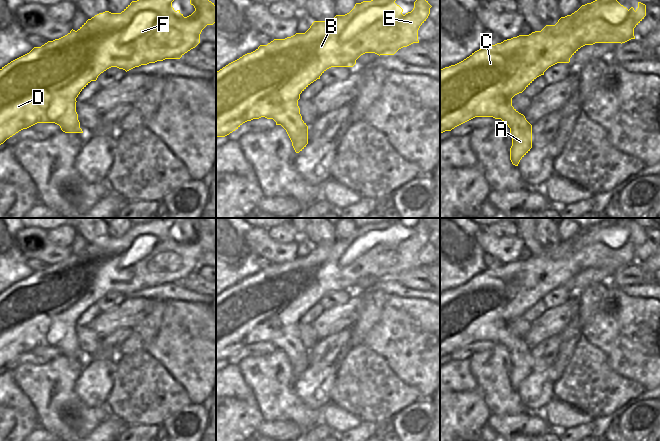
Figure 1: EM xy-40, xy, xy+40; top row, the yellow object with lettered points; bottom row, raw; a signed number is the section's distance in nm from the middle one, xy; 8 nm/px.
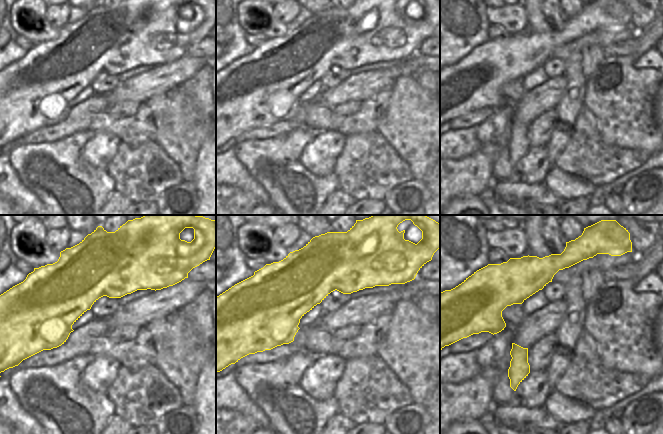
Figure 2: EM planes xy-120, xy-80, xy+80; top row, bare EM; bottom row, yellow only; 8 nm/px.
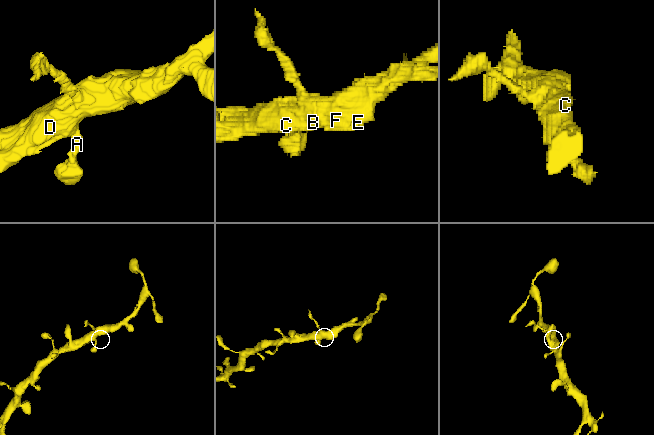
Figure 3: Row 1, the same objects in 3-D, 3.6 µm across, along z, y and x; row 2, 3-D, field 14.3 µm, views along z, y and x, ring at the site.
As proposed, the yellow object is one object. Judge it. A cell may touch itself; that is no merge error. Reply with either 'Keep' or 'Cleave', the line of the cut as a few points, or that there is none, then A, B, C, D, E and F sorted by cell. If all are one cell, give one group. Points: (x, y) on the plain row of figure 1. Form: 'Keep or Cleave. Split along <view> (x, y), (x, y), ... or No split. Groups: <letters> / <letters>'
Keep. No split. Groups: A B C D E F

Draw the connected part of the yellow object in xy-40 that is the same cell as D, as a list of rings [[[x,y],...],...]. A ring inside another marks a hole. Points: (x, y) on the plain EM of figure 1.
[[[160,218],[149,223],[132,225],[121,237],[105,235],[88,243],[77,255],[34,271],[29,277],[0,293],[0,369],[23,353],[37,347],[55,347],[65,357],[83,357],[76,336],[76,322],[98,300],[111,291],[126,296],[141,289],[180,283],[200,267],[200,258],[207,249],[216,247],[216,229],[200,218]],[[187,221],[195,235],[184,241],[175,235],[172,226]]]

